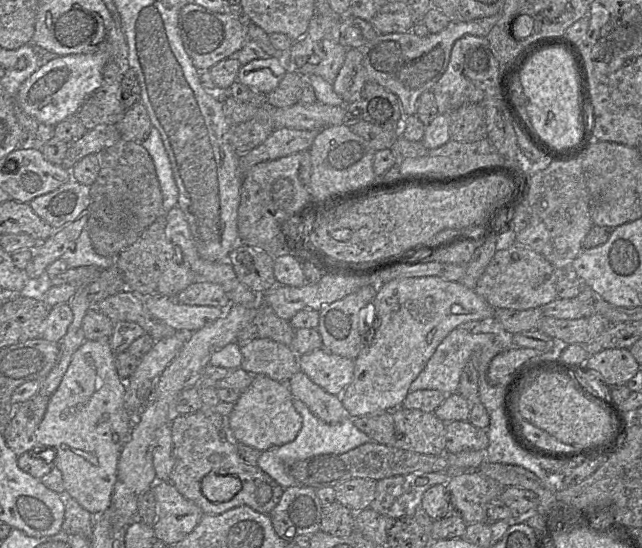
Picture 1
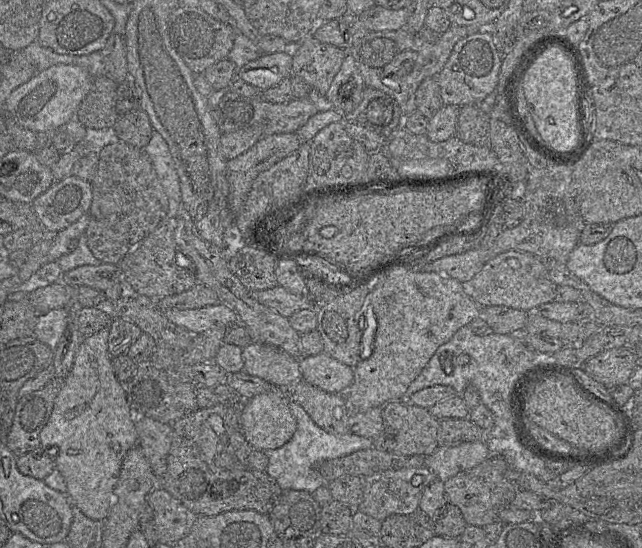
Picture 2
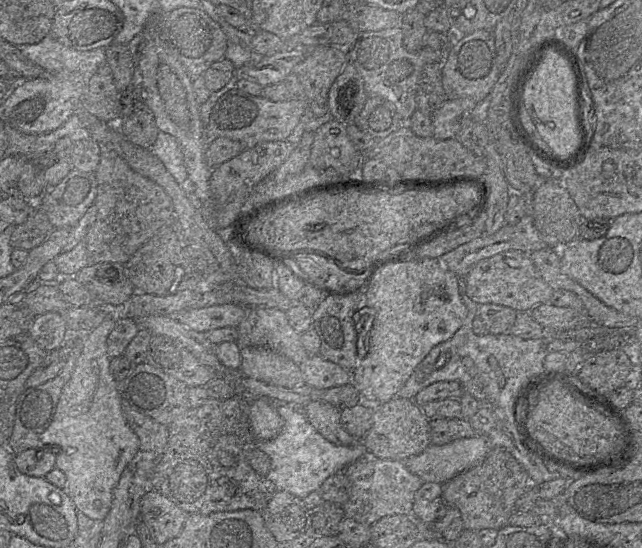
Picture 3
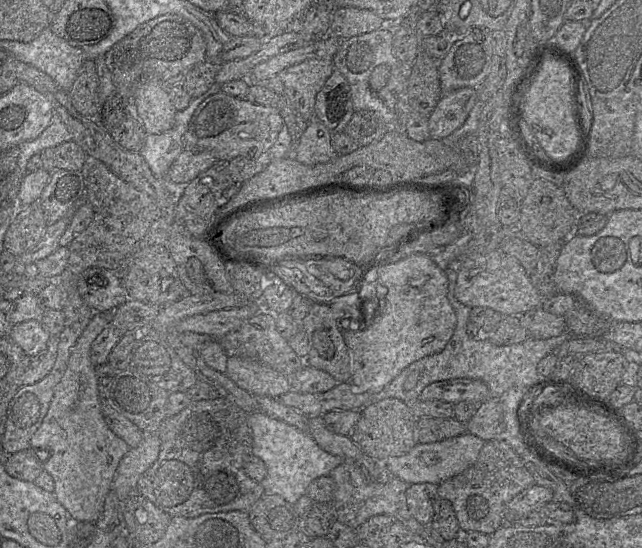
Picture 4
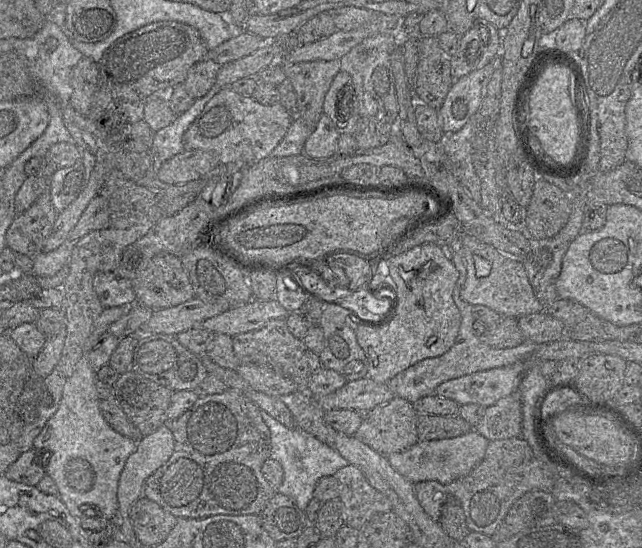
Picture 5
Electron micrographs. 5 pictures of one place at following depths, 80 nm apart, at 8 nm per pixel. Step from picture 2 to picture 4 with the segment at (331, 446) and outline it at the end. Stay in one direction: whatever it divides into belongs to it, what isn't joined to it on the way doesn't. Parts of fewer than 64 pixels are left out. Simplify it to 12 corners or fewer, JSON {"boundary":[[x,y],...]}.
{"boundary":[[250,413],[265,494],[294,505],[344,460],[307,431]]}

